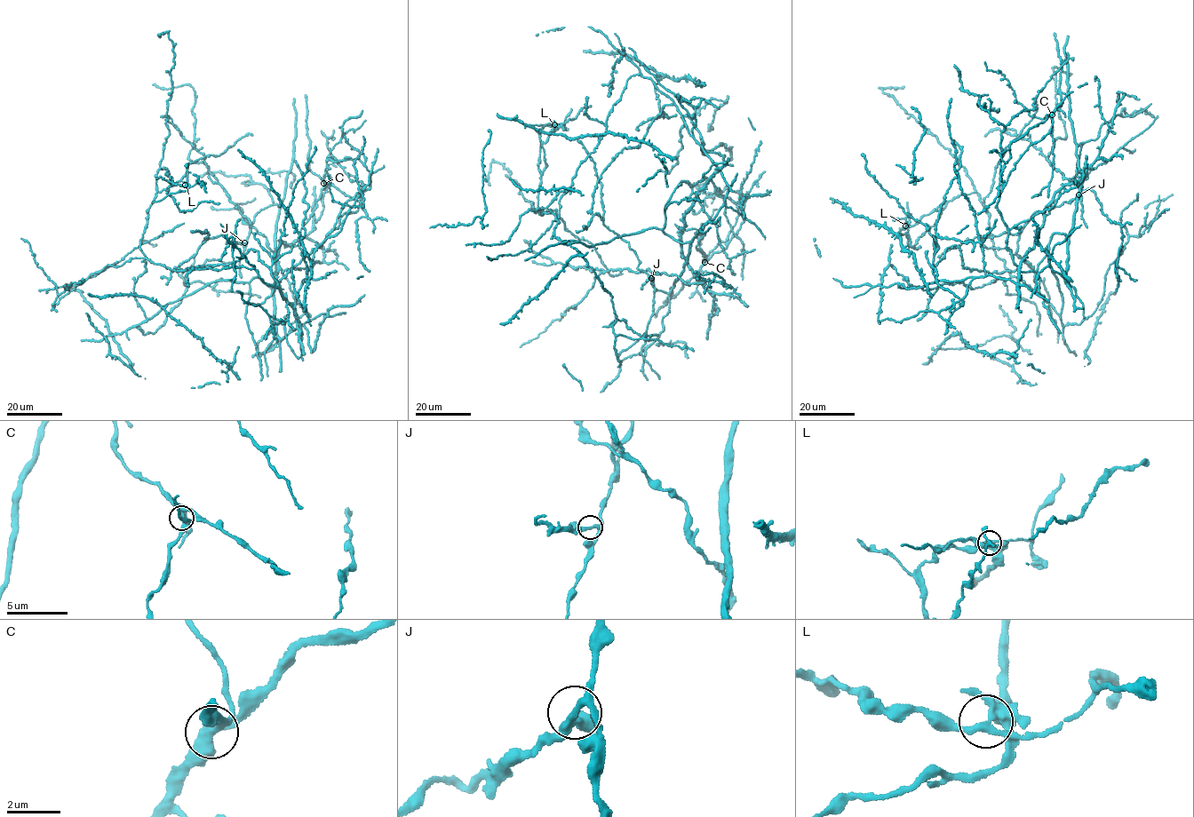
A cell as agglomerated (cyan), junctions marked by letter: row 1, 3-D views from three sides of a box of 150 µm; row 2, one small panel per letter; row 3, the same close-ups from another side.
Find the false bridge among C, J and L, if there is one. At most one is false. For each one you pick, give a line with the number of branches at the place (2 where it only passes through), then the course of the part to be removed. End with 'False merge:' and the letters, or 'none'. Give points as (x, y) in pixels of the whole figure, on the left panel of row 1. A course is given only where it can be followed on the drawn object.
L: Branches: 4. Course of the part to remove: (186, 186), (187, 186), (187, 190), (169, 194), (153, 202)
False merge: L

